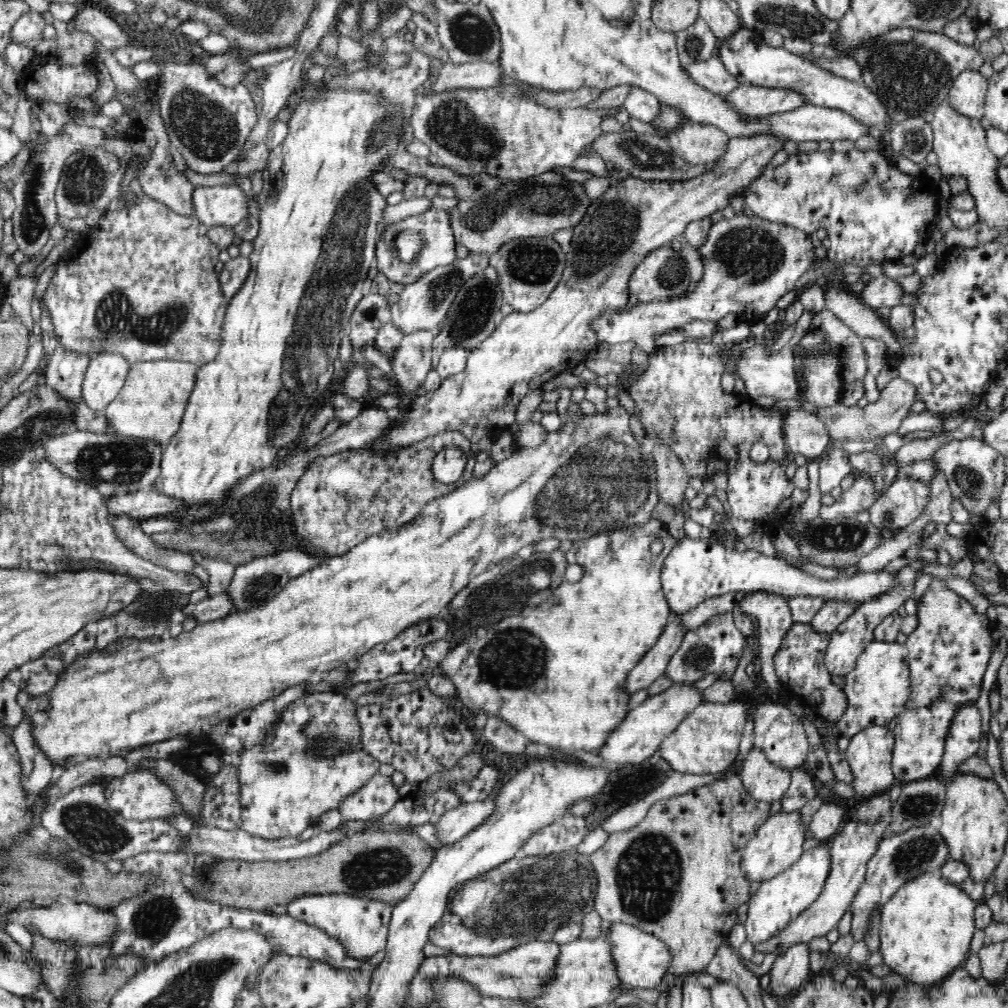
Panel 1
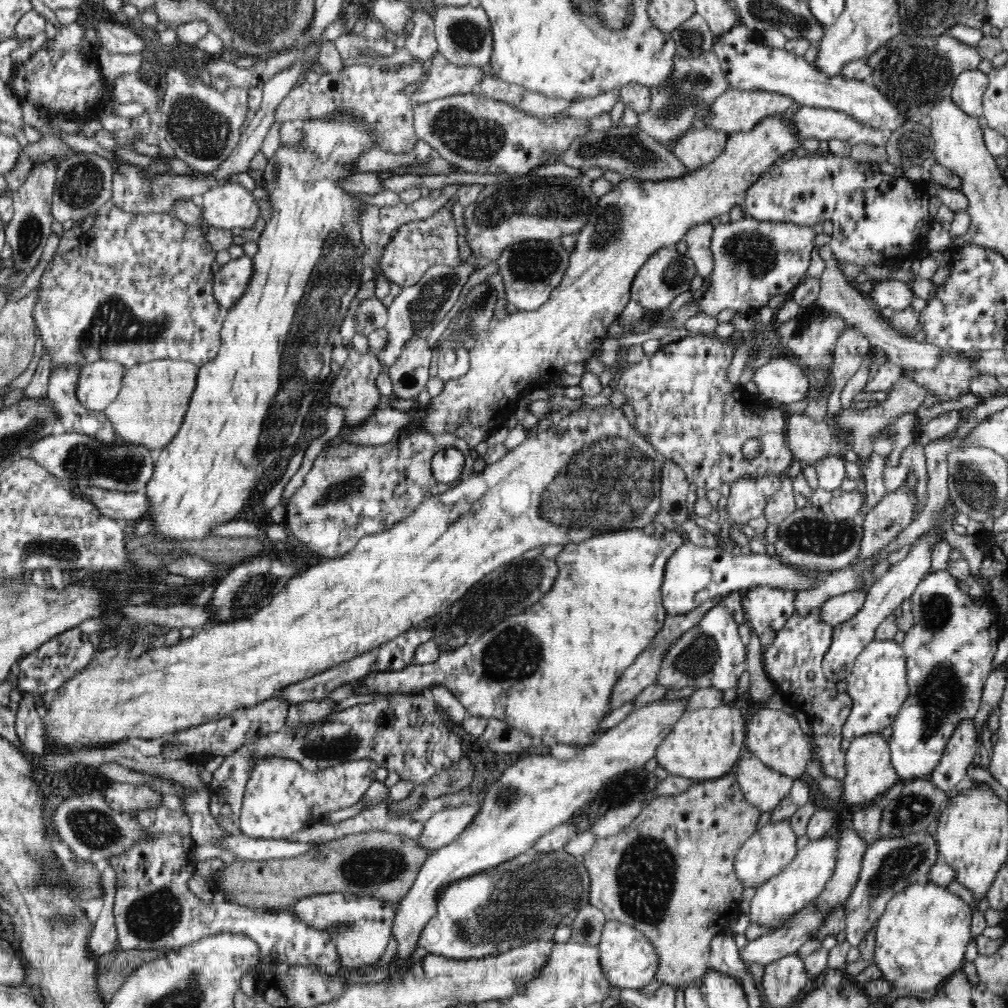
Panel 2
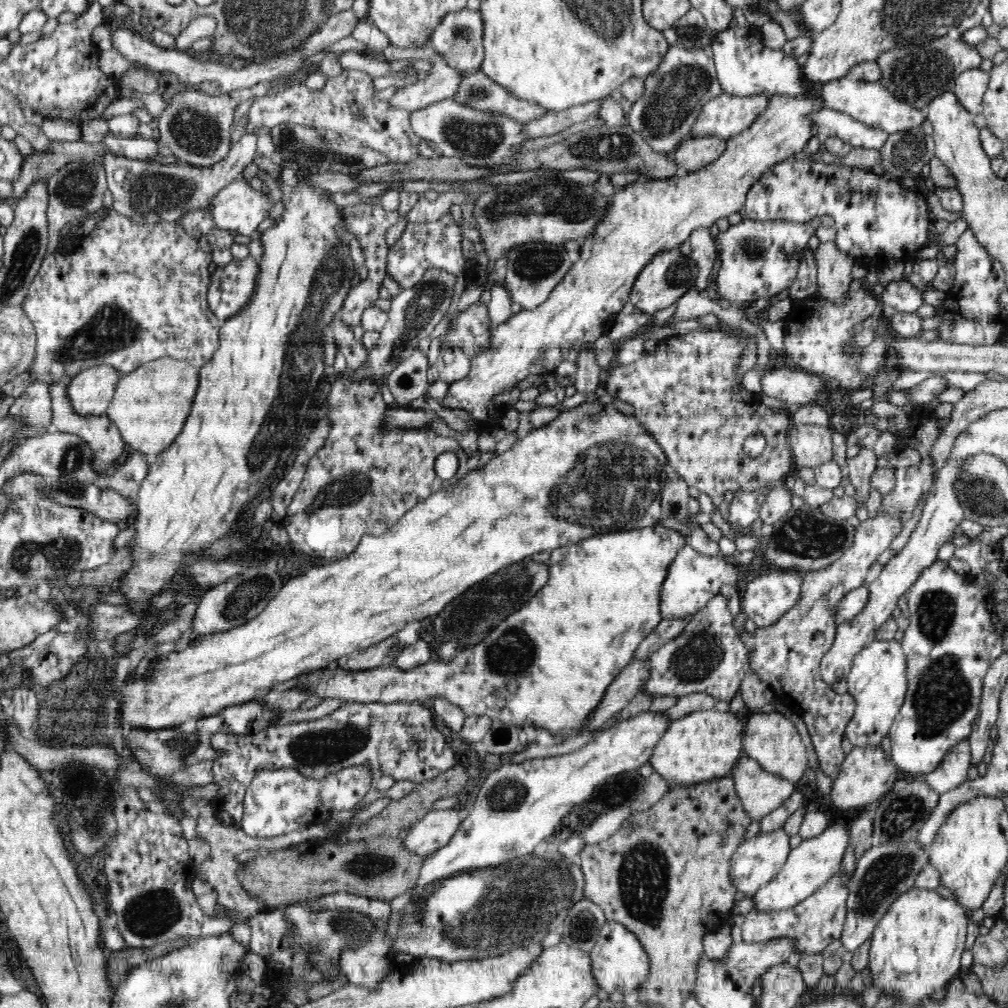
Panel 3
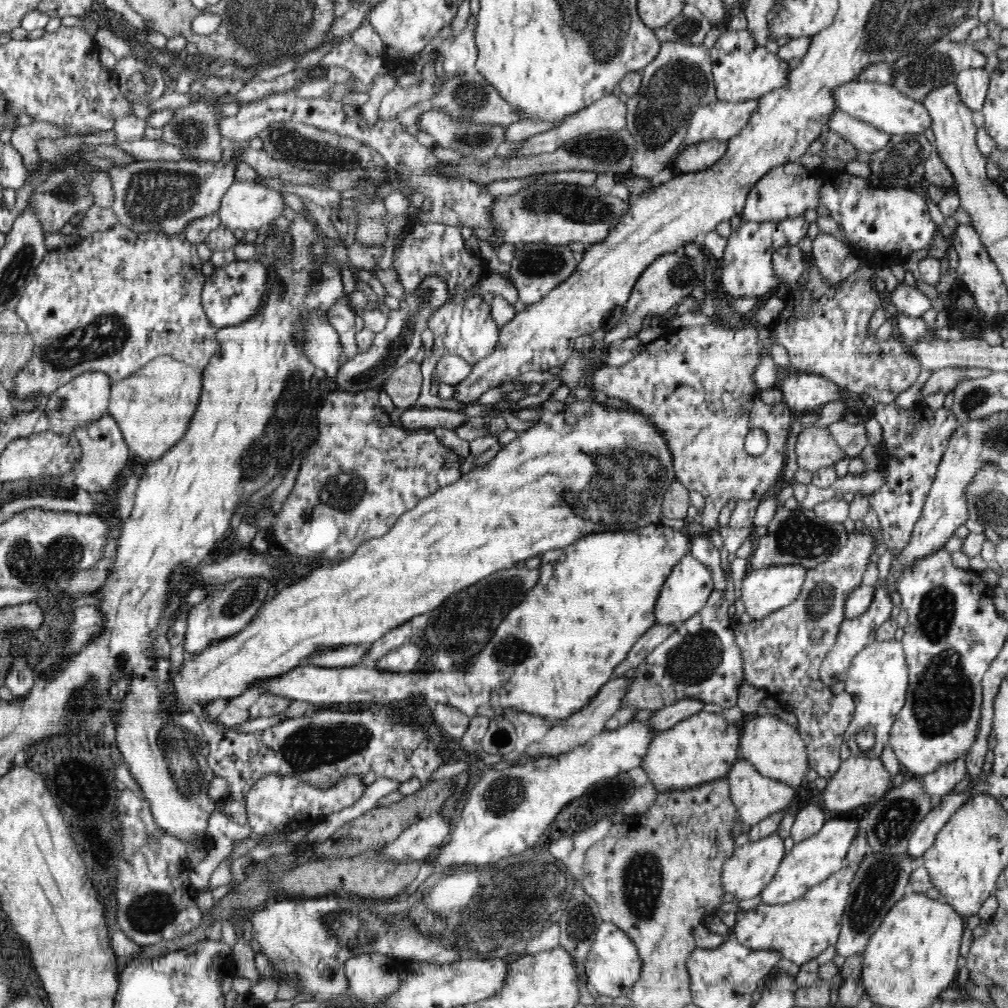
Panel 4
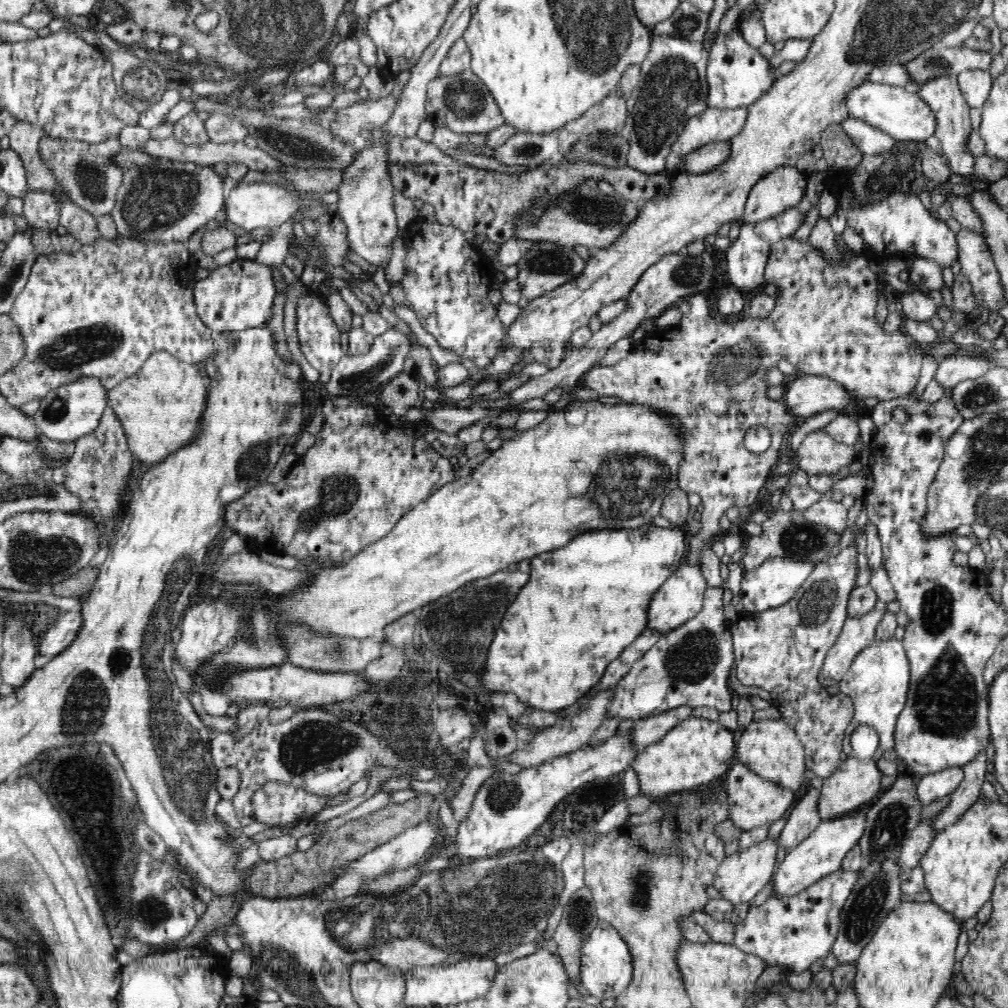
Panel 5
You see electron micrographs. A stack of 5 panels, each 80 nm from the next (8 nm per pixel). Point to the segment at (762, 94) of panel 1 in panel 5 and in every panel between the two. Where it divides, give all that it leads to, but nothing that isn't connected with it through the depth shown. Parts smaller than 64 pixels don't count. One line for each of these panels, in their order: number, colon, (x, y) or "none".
2: (737, 111)
3: (727, 115)
4: (718, 120)
5: (711, 125)

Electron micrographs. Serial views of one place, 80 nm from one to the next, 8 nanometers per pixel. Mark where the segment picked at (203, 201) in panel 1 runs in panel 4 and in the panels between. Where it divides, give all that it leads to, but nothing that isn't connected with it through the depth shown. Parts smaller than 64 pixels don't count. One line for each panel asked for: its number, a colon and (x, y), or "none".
2: (231, 206)
3: (239, 207)
4: (247, 205)

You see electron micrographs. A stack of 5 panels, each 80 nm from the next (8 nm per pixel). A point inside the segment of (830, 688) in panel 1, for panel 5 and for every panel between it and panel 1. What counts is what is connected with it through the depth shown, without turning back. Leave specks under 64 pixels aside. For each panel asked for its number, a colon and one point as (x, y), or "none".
2: (792, 660)
3: (787, 654)
4: (782, 653)
5: (781, 650)

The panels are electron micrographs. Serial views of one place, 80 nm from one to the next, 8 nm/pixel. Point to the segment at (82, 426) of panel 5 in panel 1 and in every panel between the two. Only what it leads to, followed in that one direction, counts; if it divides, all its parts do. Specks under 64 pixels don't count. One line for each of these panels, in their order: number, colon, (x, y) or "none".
1: (106, 375)
2: (100, 381)
3: (90, 392)
4: (85, 399)

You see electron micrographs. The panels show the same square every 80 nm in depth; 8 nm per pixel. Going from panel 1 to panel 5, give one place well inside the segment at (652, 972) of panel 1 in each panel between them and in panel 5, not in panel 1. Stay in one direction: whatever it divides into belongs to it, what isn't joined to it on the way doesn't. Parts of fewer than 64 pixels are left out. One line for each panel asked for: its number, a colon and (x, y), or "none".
2: (628, 960)
3: (619, 963)
4: (612, 966)
5: (606, 970)

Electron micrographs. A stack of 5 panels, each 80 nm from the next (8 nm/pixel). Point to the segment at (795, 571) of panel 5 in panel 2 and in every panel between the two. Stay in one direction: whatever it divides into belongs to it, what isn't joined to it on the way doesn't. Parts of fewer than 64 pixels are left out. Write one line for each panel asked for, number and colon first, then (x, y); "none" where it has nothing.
2: (766, 609)
3: (765, 598)
4: (767, 589)

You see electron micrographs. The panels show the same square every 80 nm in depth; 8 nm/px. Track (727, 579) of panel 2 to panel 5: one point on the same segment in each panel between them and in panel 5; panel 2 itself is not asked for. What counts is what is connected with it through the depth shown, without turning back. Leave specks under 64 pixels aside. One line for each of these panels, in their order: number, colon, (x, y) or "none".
3: (693, 579)
4: (684, 593)
5: (680, 598)

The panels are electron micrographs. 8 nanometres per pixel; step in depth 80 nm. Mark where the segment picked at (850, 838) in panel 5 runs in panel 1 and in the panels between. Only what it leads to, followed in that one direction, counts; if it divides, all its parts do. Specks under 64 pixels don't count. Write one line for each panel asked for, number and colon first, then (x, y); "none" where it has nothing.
1: (776, 902)
2: (800, 882)
3: (816, 860)
4: (810, 862)

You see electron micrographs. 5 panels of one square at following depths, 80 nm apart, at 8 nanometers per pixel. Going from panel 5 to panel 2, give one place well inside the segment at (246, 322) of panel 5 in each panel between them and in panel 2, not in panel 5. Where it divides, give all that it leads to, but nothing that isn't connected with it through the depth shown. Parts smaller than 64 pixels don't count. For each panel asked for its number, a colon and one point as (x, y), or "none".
2: (230, 282)
3: (232, 286)
4: (235, 293)

